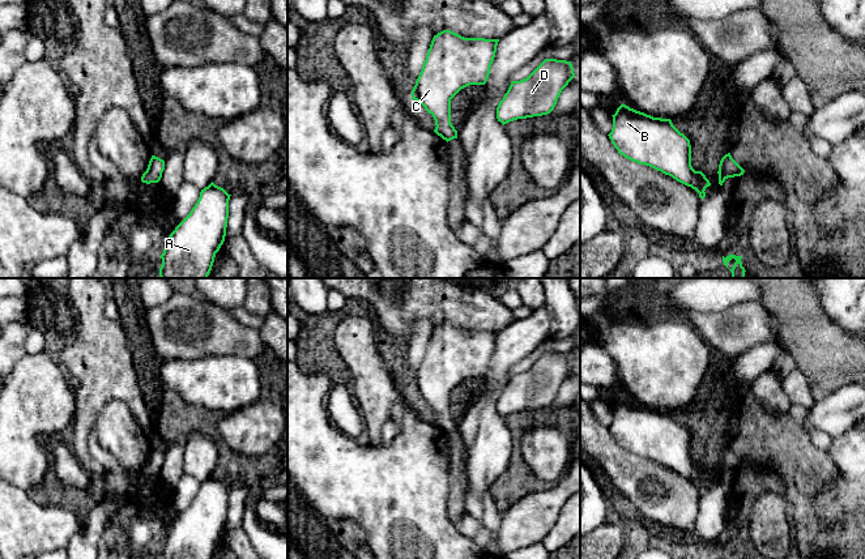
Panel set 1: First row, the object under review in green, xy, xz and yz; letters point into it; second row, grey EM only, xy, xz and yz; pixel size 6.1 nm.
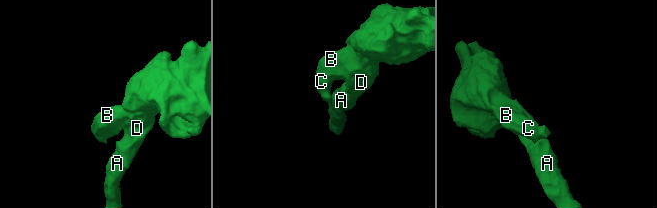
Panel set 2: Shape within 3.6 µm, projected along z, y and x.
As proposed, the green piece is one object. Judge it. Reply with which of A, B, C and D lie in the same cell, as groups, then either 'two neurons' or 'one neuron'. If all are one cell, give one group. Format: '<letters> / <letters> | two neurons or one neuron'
A B C D | one neuron

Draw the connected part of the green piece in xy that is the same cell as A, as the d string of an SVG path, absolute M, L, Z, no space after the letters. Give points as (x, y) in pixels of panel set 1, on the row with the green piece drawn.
M213 182L201 189L200 197L189 214L166 240L163 253L159 256L162 259L161 278L208 278L216 253L225 242L230 196Z

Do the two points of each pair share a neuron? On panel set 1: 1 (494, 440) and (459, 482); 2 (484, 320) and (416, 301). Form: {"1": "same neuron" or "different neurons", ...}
{"1": "different neurons", "2": "same neuron"}

